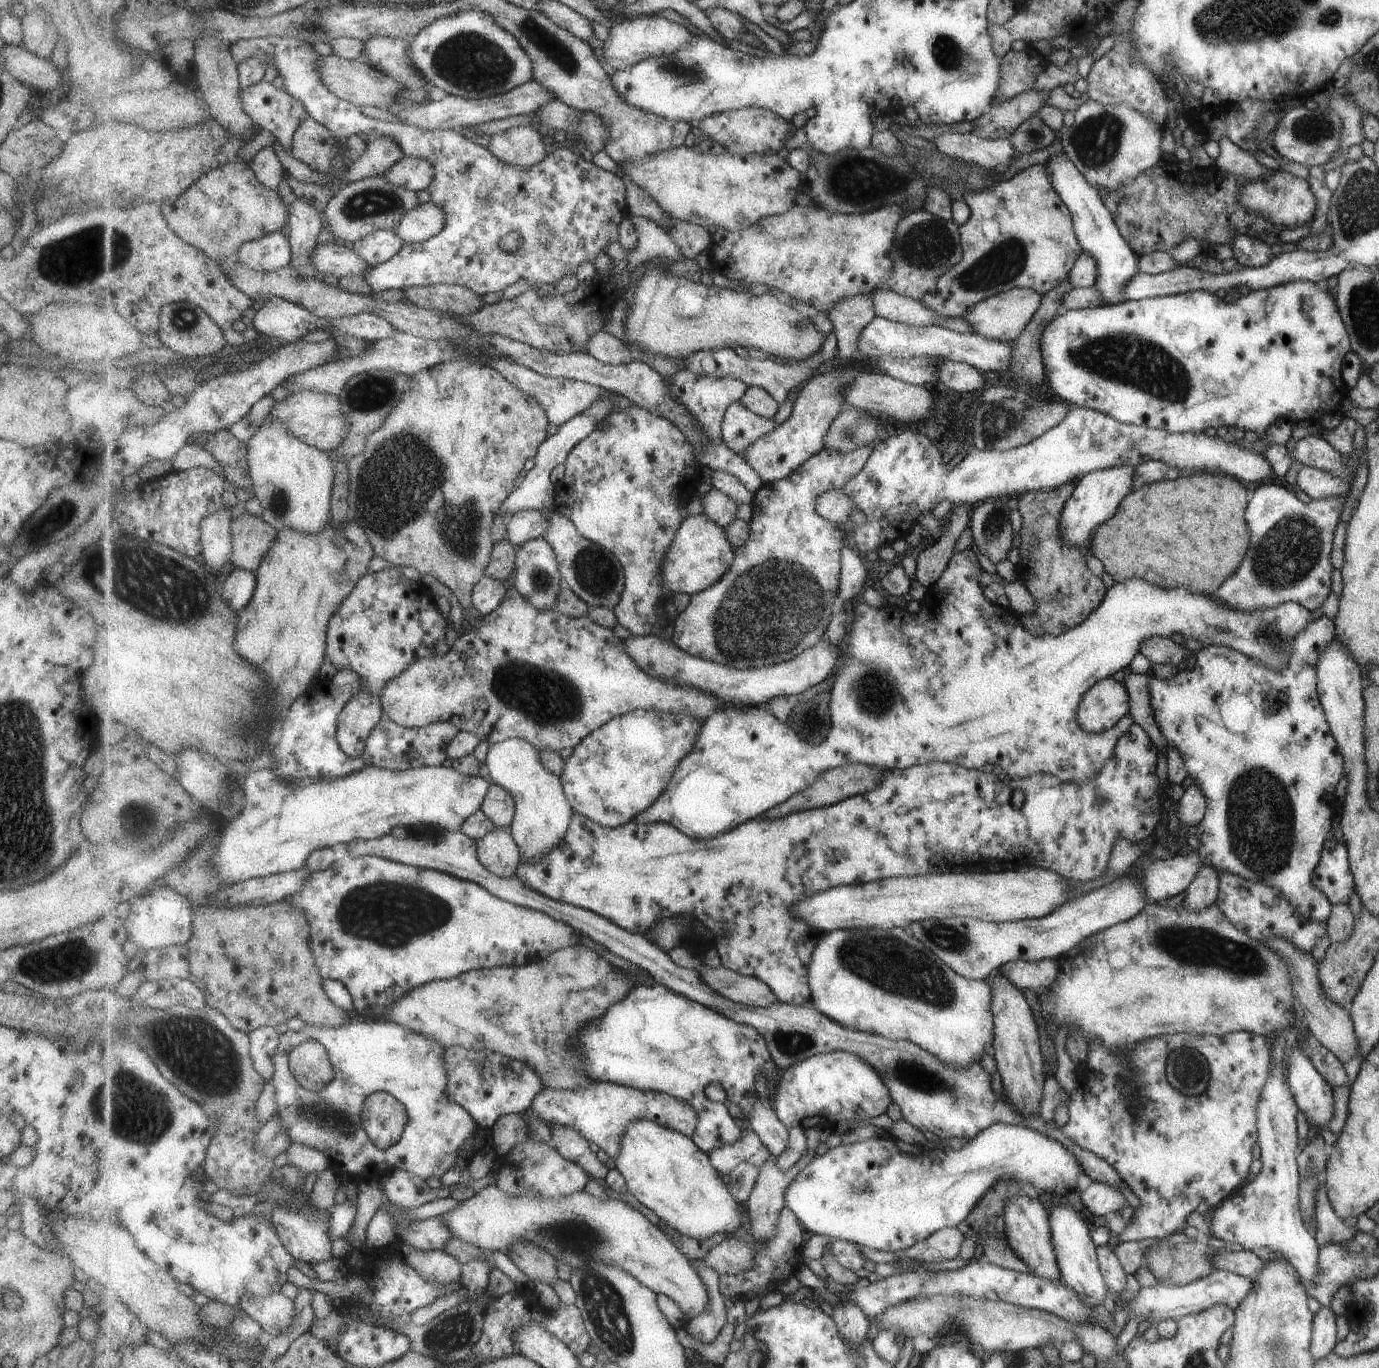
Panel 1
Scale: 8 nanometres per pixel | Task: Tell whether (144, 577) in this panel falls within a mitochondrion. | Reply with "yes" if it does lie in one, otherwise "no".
yes

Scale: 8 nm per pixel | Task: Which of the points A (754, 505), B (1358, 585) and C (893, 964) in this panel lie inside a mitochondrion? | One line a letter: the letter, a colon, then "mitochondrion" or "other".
A: other
B: other
C: mitochondrion

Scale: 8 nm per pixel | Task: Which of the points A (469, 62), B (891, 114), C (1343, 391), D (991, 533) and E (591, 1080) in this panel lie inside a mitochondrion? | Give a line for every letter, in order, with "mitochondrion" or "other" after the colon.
A: mitochondrion
B: other
C: other
D: mitochondrion
E: other

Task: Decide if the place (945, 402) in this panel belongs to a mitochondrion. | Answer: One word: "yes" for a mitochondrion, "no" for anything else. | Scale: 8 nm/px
no

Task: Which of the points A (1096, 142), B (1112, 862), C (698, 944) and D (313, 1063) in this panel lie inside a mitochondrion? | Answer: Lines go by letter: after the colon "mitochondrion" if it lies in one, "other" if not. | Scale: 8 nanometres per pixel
A: mitochondrion
B: other
C: other
D: other

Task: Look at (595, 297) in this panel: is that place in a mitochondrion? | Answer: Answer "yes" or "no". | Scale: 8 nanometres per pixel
yes

